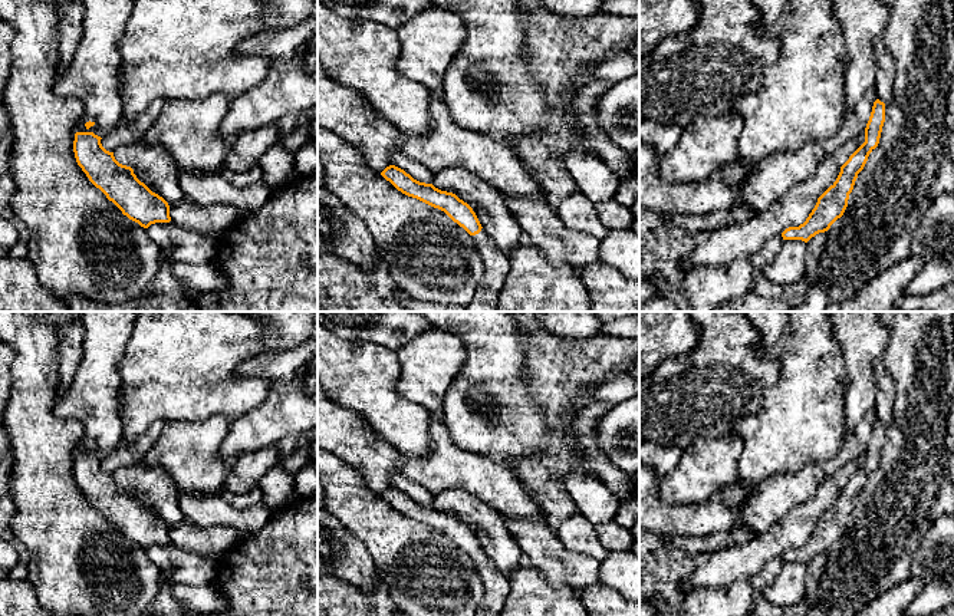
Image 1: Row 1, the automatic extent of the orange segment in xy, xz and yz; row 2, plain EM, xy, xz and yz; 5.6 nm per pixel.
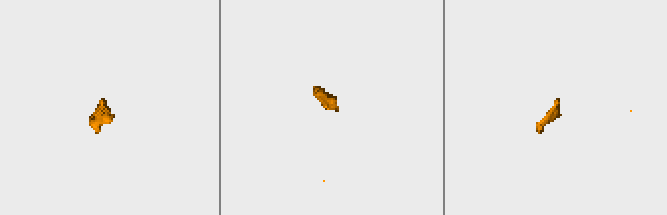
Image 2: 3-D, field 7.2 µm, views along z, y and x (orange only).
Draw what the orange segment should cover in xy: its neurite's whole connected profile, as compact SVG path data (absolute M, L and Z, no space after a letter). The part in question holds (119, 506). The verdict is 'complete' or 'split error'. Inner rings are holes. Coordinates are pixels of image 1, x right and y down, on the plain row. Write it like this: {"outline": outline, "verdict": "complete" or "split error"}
{"outline": "M93 454L75 455L75 480L89 503L141 549L170 544L168 524L141 504L131 488L119 485L101 461Z", "verdict": "complete"}

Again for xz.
{"outline": "M395 487L386 488L381 497L402 515L444 533L463 549L473 559L486 587L476 616L500 616L510 593L510 580L484 553L473 530L455 515L441 513L432 505L420 504Z", "verdict": "split error"}

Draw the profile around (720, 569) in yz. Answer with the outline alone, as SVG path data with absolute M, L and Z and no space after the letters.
M865 452L826 477L806 503L796 505L769 530L746 541L714 551L682 584L684 594L694 589L728 589L741 579L751 579L774 557L799 549L815 530L818 520L836 503L840 488L865 464Z

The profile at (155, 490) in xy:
M144 458L114 472L115 481L134 491L136 500L152 514L162 518L170 528L185 521L180 508L180 490L174 480L161 468L152 468Z

